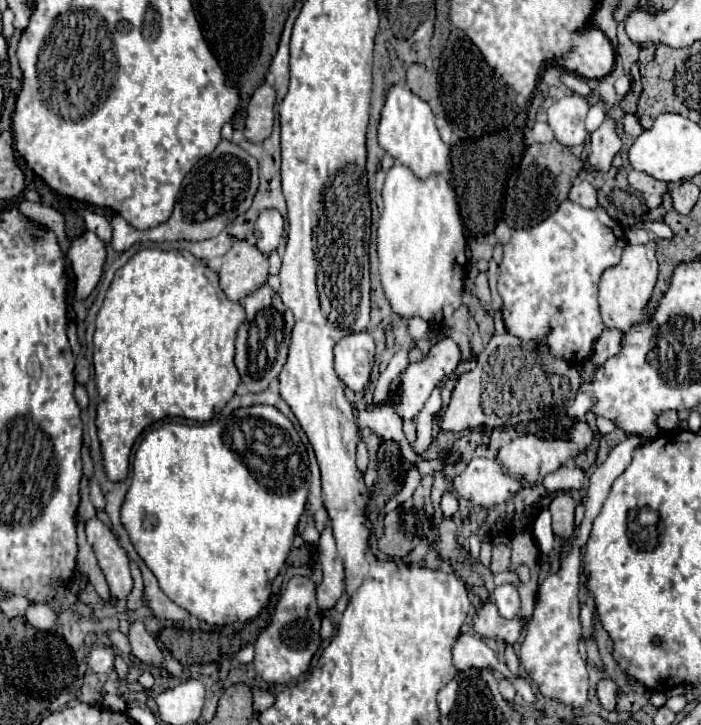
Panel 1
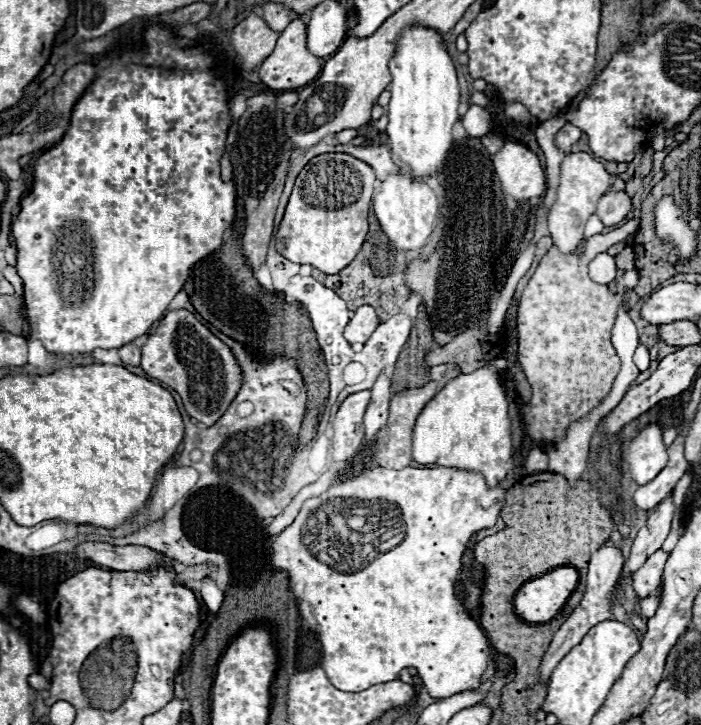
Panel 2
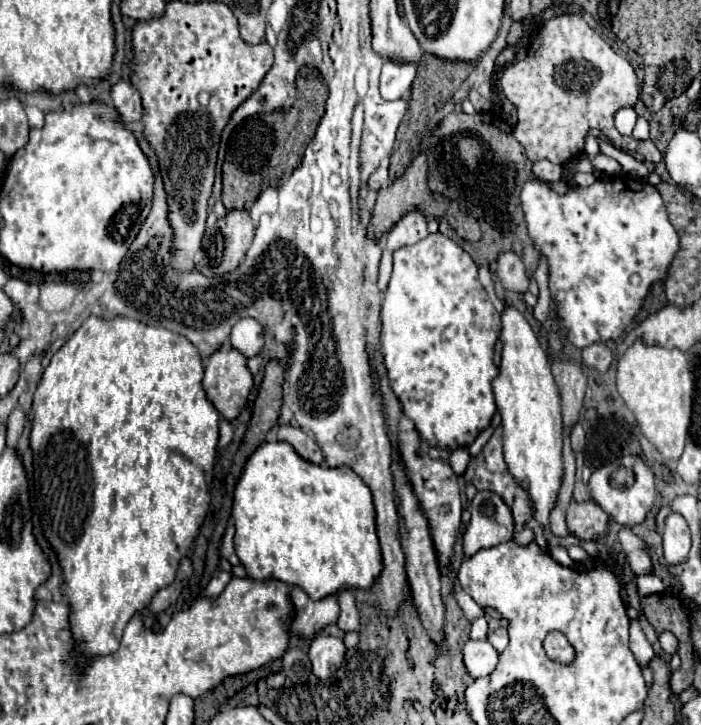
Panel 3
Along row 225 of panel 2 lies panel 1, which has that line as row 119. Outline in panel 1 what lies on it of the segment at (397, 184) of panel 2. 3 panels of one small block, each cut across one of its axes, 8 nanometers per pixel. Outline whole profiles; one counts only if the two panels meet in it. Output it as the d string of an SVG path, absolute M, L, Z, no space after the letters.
M394 84L386 92L378 124L378 142L390 156L394 156L398 162L408 166L418 178L426 178L434 172L442 174L448 170L450 148L440 140L436 118L428 102L424 102L420 96L416 96L410 88L402 84Z

